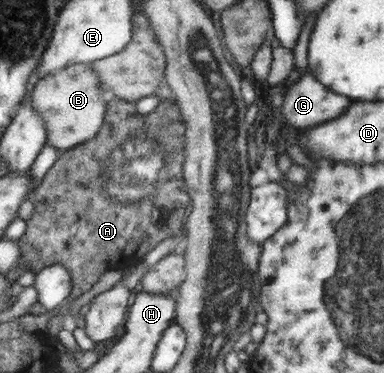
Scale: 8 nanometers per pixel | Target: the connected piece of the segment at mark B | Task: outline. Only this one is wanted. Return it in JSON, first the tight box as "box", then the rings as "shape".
{"box":[31,63,109,152],"shape":[[[78,63],[70,65],[52,76],[36,81],[31,90],[32,105],[38,107],[46,131],[48,131],[48,143],[56,150],[72,152],[81,147],[81,143],[96,137],[96,133],[104,125],[106,117],[106,103],[109,95],[101,89],[101,84],[94,67],[90,63]]]}

